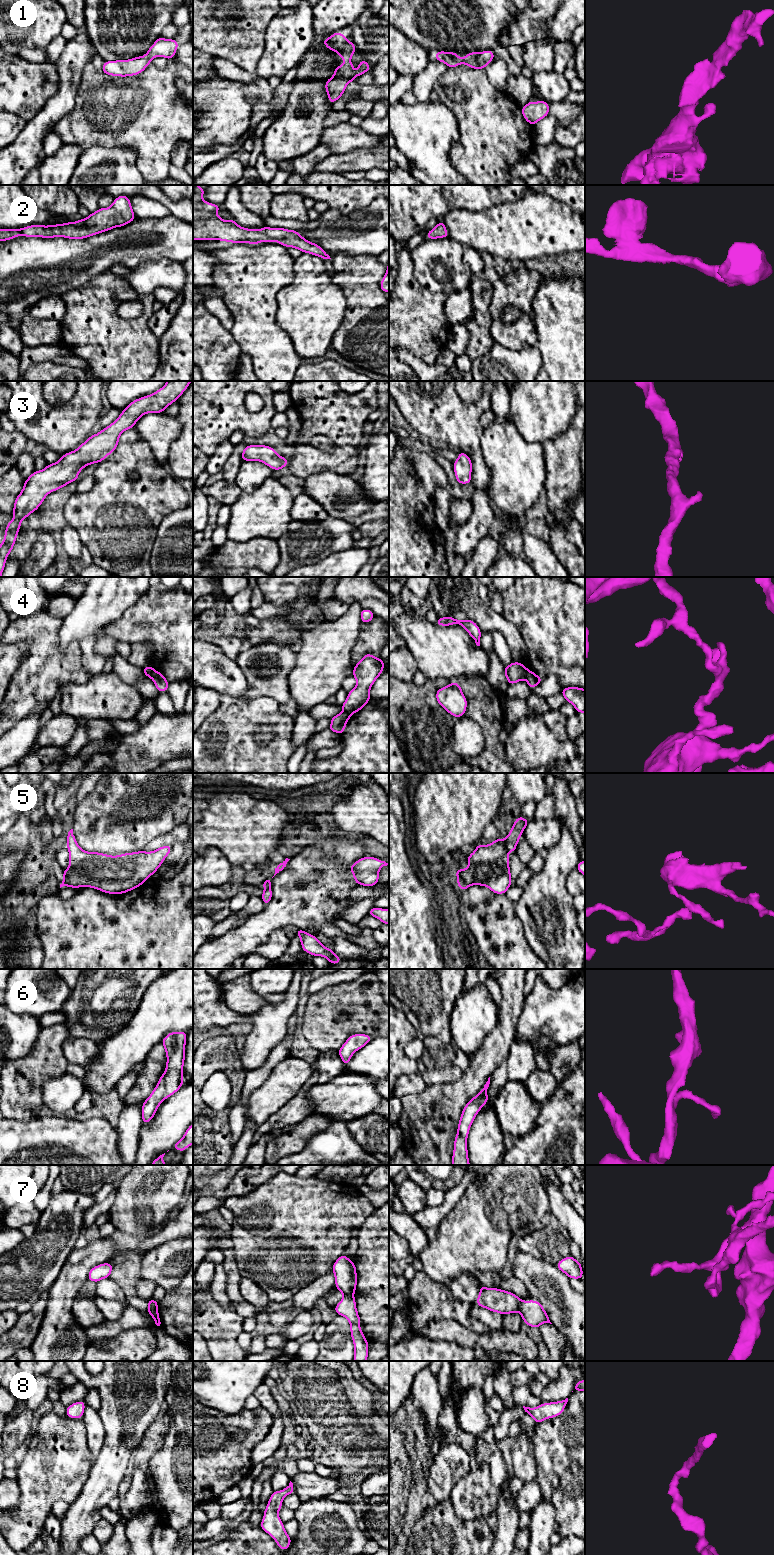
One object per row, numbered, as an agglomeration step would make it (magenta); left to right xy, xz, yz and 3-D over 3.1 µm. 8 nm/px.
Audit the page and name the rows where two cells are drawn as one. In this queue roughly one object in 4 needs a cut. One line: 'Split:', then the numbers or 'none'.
Split: 4, 7

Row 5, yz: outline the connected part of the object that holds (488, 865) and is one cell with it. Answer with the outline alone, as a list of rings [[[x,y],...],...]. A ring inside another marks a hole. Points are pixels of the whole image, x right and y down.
[[[520,815],[514,821],[505,839],[498,838],[489,845],[477,844],[474,852],[467,856],[468,868],[455,870],[458,887],[465,891],[472,885],[480,885],[488,887],[495,894],[506,894],[506,891],[512,885],[508,852],[516,852],[516,846],[528,823],[530,821]]]

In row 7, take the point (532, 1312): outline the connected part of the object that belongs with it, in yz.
[[[535,1300],[523,1301],[520,1304],[519,1313],[529,1327],[536,1327],[539,1329],[542,1323],[550,1323],[547,1312],[544,1310],[542,1304]]]

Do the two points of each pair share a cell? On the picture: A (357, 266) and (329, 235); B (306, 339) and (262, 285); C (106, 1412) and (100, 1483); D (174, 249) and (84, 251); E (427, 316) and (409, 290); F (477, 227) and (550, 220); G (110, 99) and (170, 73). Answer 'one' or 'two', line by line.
A: two
B: two
C: one
D: one
E: one
F: one
G: one

